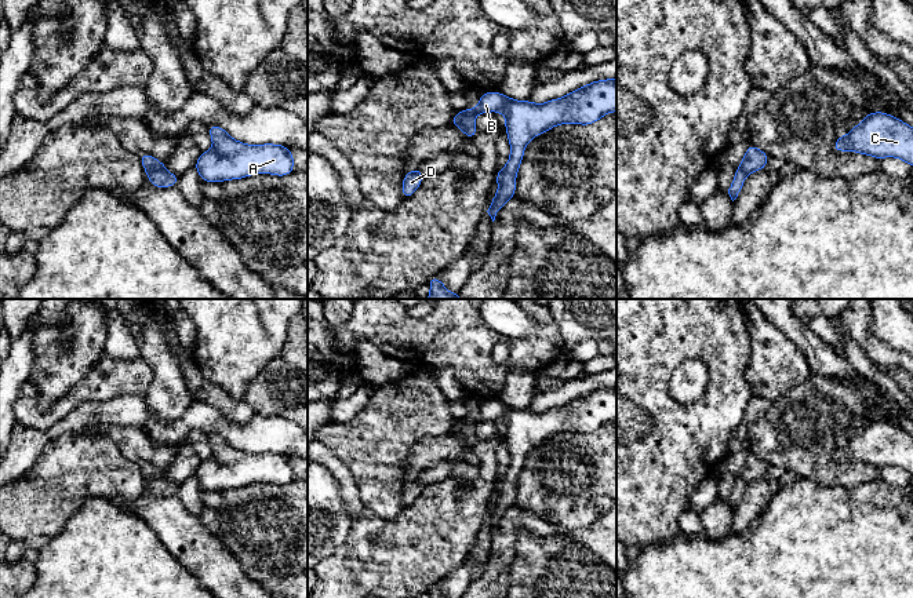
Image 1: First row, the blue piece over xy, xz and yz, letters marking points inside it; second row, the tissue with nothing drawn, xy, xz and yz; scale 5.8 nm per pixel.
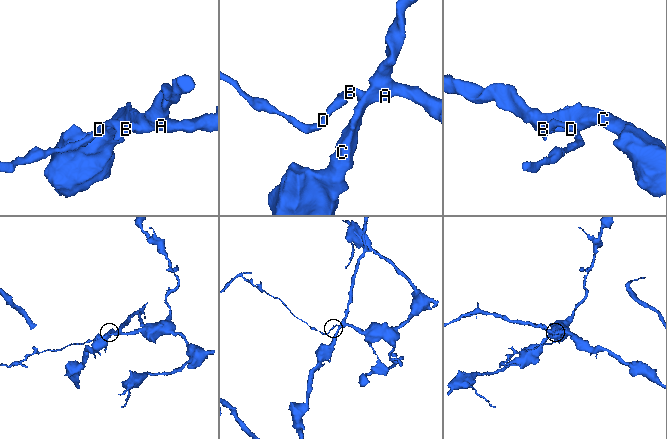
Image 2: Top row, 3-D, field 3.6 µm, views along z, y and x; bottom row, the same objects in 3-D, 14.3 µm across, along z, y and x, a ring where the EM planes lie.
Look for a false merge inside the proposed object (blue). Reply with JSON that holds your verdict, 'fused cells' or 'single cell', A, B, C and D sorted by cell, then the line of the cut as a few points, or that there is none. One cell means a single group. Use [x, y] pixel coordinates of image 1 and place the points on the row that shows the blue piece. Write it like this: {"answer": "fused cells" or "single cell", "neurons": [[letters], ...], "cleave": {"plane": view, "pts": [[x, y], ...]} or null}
{"answer": "fused cells", "neurons": [["A", "B", "C"], ["D"]], "cleave": {"plane": "xy", "pts": [[164, 168], [146, 172]]}}

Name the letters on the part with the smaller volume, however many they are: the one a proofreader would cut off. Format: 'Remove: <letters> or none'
Remove: D

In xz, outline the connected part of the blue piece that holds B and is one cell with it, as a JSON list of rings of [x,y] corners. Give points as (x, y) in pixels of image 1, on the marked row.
[[[605,79],[589,83],[571,91],[563,98],[556,98],[545,103],[516,101],[498,91],[484,92],[480,94],[479,105],[474,109],[463,109],[458,114],[474,117],[477,114],[490,112],[502,113],[505,116],[505,128],[510,145],[508,164],[503,168],[499,168],[495,178],[498,182],[498,192],[487,211],[494,222],[498,211],[516,194],[517,172],[524,157],[524,149],[531,139],[560,124],[590,125],[599,121],[603,116],[616,112],[616,79]]]

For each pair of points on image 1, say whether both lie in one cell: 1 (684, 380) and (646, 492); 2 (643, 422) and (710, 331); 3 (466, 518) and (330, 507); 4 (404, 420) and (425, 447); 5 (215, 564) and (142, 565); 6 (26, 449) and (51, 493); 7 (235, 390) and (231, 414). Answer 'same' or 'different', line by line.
1: different
2: same
3: different
4: different
5: different
6: different
7: different

